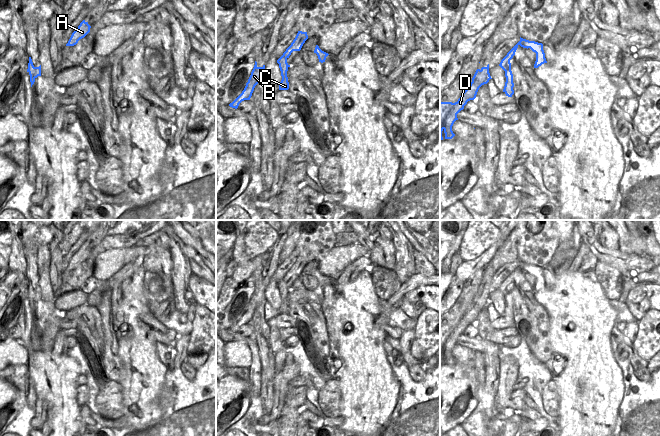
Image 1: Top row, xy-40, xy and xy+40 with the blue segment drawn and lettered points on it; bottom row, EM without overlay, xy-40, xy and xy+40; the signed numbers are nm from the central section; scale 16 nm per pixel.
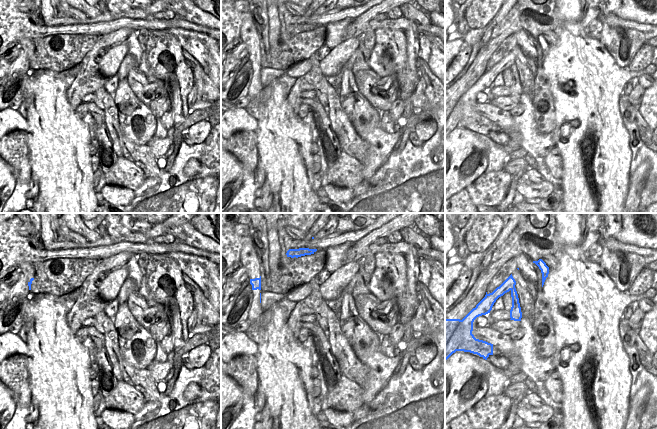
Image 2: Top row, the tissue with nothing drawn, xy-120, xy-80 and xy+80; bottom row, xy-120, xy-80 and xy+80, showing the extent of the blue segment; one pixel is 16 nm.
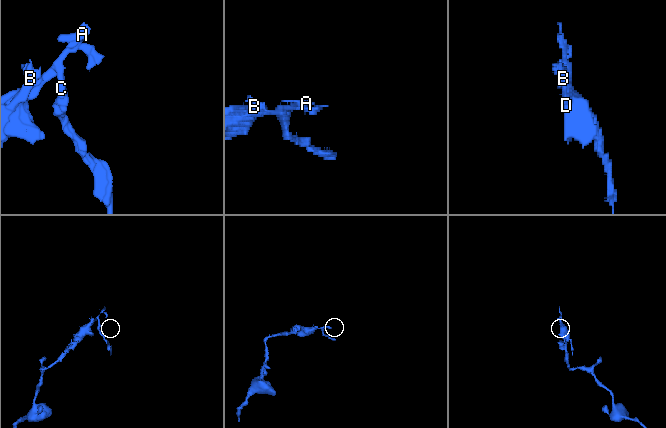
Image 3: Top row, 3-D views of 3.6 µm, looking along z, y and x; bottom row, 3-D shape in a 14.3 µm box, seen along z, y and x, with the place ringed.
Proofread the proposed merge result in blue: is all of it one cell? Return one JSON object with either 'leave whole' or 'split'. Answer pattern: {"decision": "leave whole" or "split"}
{"decision": "split"}

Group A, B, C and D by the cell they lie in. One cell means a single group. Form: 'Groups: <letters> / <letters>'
Groups: A B D / C.

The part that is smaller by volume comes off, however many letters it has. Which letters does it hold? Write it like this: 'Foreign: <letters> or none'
Foreign: C

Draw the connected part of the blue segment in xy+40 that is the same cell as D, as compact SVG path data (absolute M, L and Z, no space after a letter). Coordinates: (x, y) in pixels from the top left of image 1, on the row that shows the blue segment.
M489 64L486 67L477 69L469 87L462 93L457 102L440 102L440 141L452 139L455 134L452 126L457 118L457 114L464 109L468 101L476 98L479 88L487 84L492 79L489 73Z

